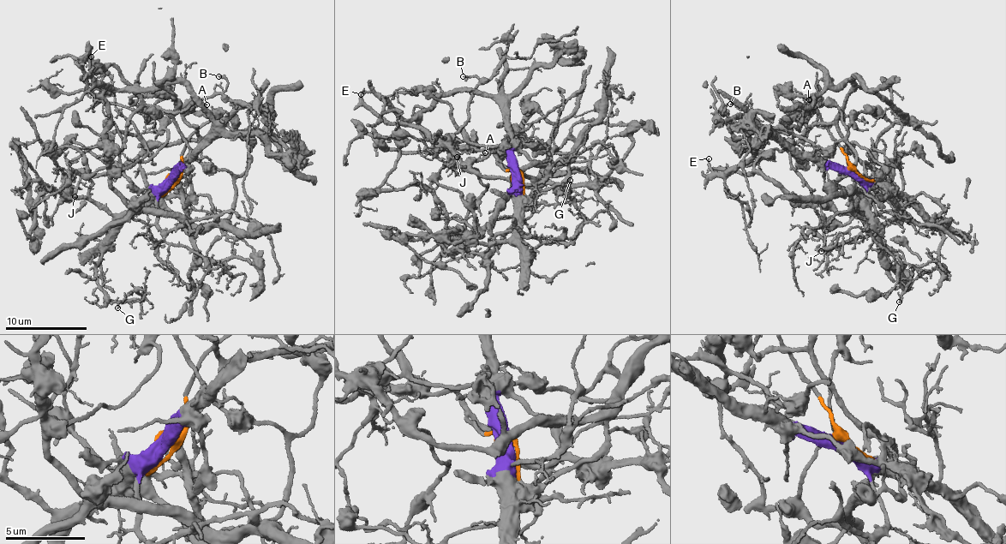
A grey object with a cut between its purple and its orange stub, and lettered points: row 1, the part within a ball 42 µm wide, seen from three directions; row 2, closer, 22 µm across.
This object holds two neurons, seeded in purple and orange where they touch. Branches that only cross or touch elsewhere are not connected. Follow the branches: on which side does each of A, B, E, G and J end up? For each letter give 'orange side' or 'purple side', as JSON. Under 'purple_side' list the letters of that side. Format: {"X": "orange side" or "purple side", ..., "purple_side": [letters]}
{"A": "purple side", "B": "purple side", "E": "purple side", "G": "purple side", "J": "purple side", "purple_side": ["A", "B", "E", "G", "J"]}

